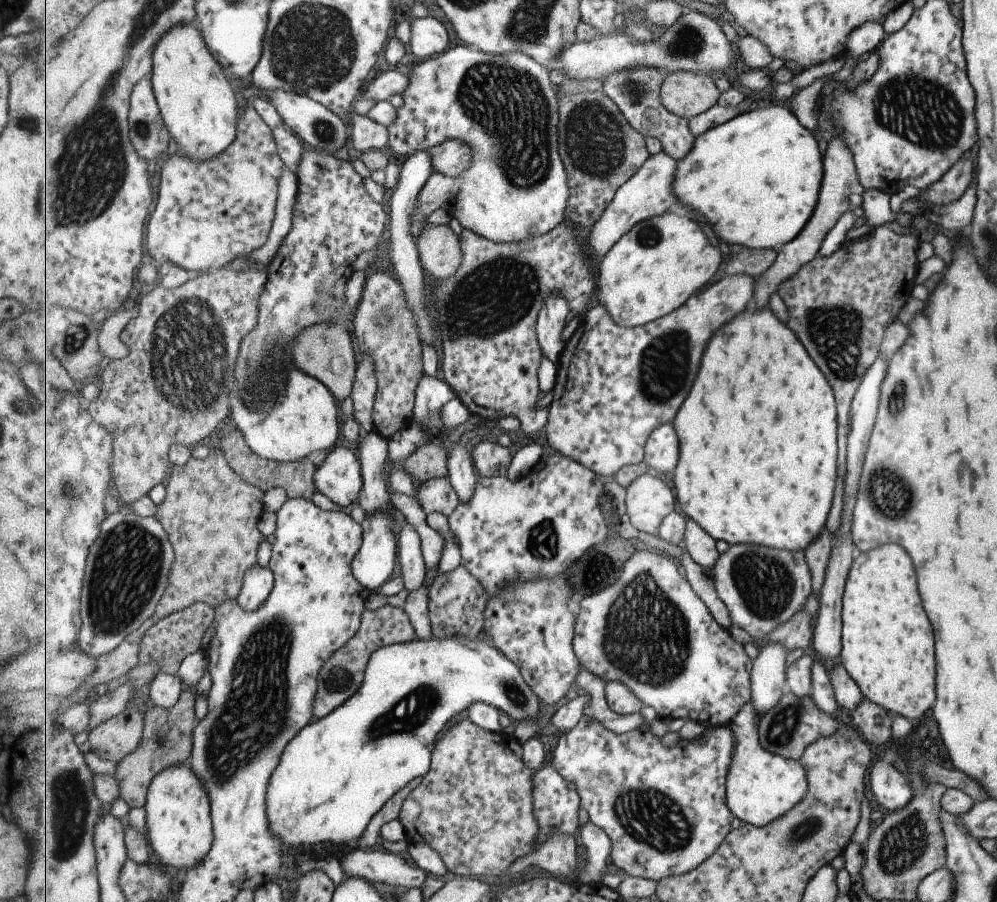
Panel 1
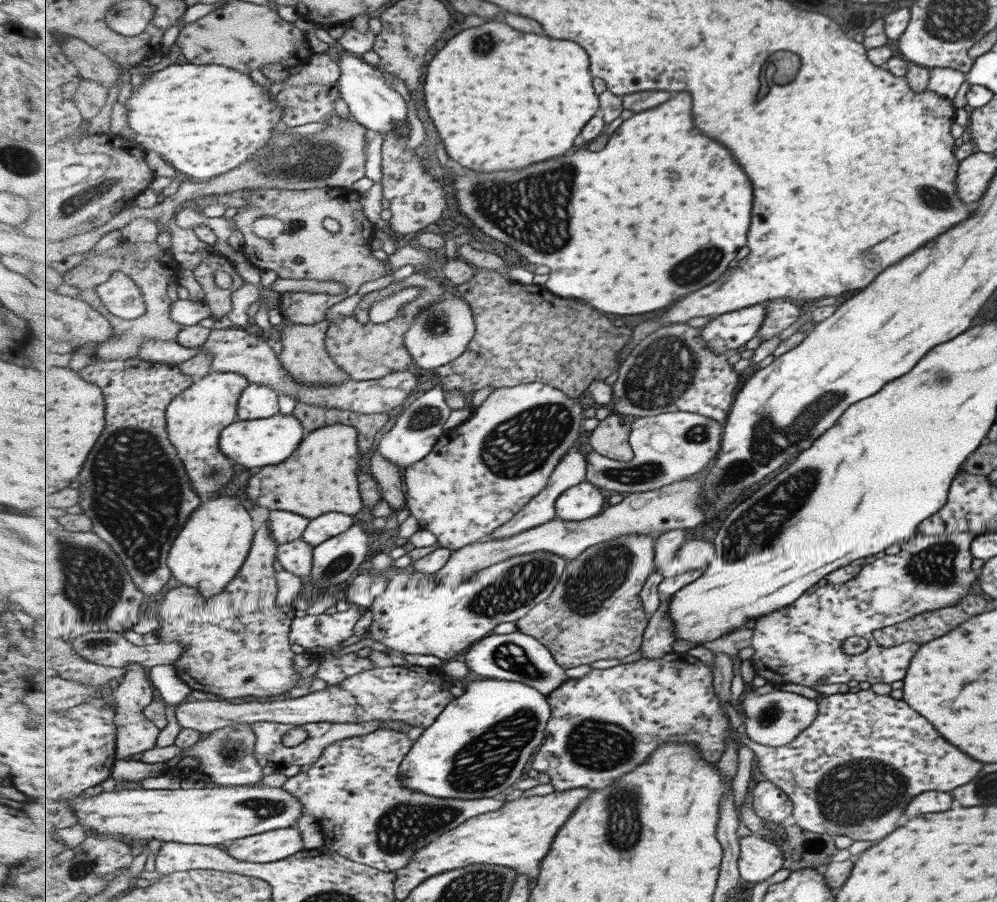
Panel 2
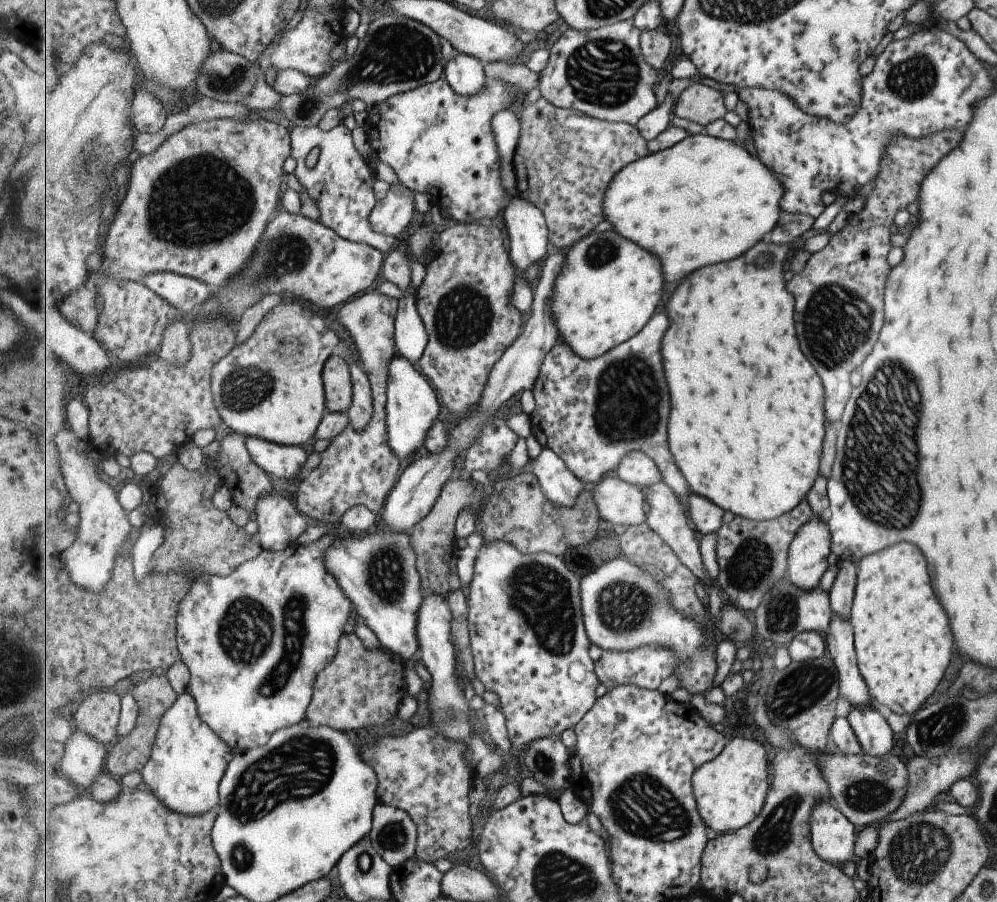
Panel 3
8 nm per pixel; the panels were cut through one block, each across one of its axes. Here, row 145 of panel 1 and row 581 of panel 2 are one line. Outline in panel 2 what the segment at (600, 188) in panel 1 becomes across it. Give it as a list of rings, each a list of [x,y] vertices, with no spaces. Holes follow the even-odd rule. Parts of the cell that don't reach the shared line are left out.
[[[628,534],[617,541],[603,543],[585,550],[581,556],[567,564],[566,572],[551,596],[539,602],[527,616],[516,623],[519,630],[531,635],[553,653],[555,660],[566,671],[581,665],[591,664],[605,658],[625,658],[635,654],[643,644],[650,620],[645,616],[641,594],[649,577],[655,570],[655,540],[650,534]]]

